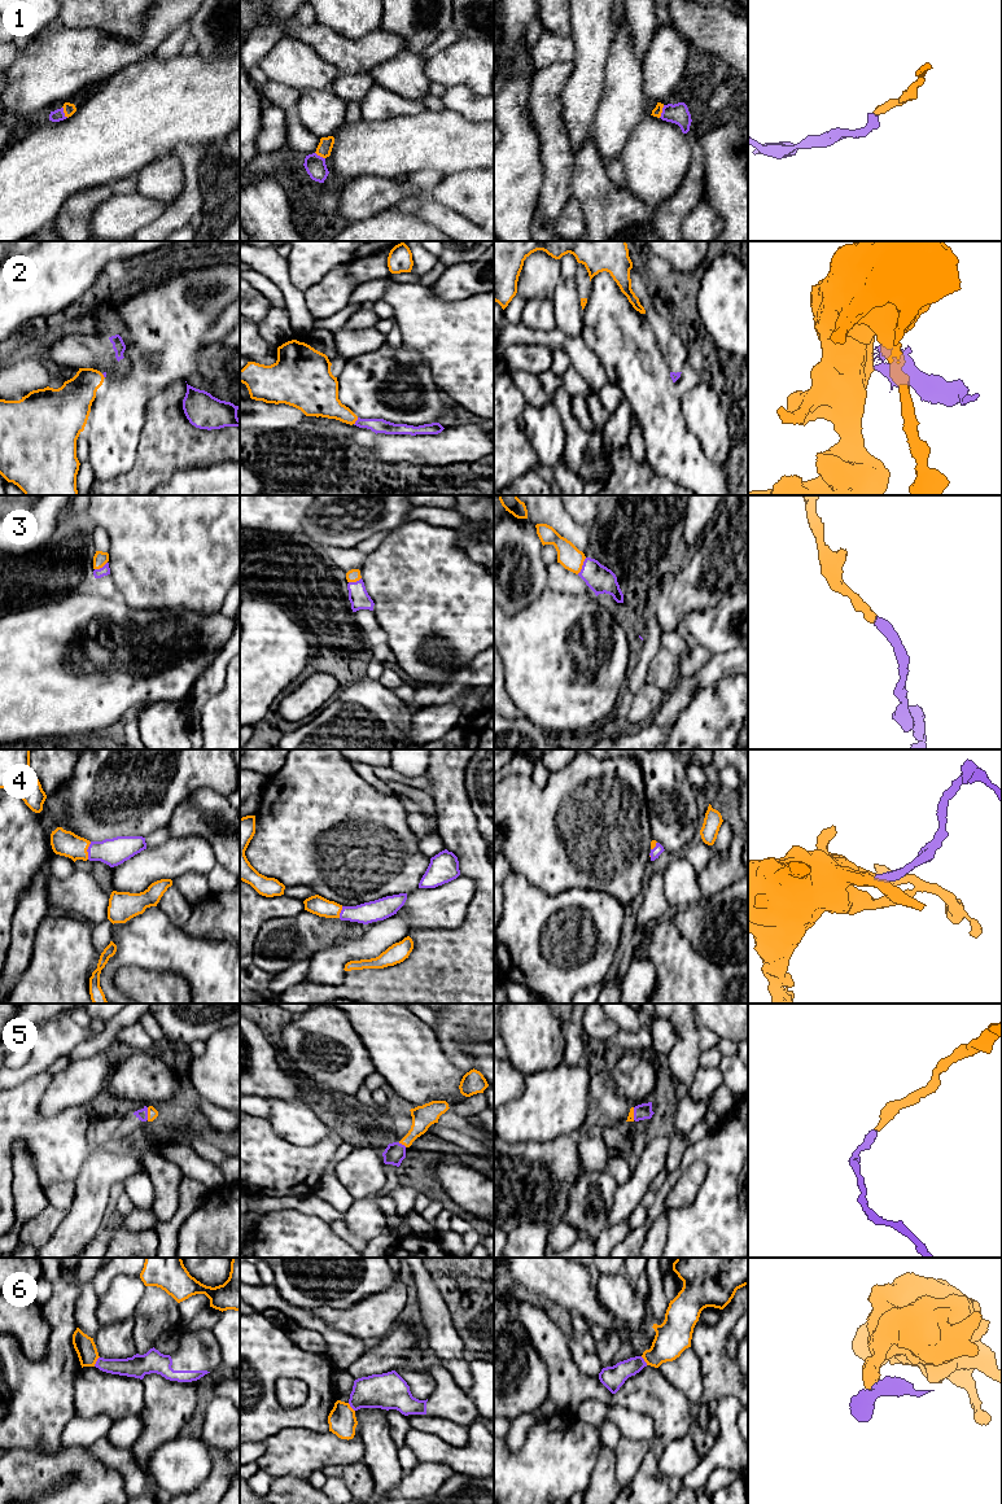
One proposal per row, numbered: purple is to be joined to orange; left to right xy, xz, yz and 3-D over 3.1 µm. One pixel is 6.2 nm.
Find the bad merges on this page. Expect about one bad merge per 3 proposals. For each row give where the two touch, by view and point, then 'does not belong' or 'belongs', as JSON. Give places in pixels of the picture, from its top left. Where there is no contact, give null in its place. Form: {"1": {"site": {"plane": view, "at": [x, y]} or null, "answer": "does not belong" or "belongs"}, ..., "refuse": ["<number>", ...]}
{"1": {"site": {"plane": "yz", "at": [661, 112]}, "answer": "belongs"}, "2": {"site": {"plane": "xz", "at": [355, 420]}, "answer": "does not belong"}, "3": {"site": {"plane": "yz", "at": [582, 564]}, "answer": "belongs"}, "4": {"site": {"plane": "xy", "at": [86, 851]}, "answer": "belongs"}, "5": {"site": {"plane": "xy", "at": [148, 1114]}, "answer": "belongs"}, "6": {"site": {"plane": "xy", "at": [96, 1360]}, "answer": "does not belong"}, "refuse": ["2", "6"]}

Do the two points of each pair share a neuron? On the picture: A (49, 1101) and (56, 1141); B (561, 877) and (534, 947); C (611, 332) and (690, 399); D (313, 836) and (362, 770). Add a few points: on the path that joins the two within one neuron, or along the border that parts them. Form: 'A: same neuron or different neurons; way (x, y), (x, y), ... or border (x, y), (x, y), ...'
A: different neurons; border (39, 1102), (39, 1111), (44, 1116), (81, 1107)
B: different neurons; border (528, 879), (551, 895), (572, 888), (585, 890)
C: different neurons; border (679, 398), (682, 416), (687, 428)
D: different neurons; border (350, 764), (364, 779), (384, 792)

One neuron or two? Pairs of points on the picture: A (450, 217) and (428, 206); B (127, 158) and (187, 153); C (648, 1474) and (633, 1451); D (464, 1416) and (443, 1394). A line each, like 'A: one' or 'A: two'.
A: one
B: two
C: two
D: one

